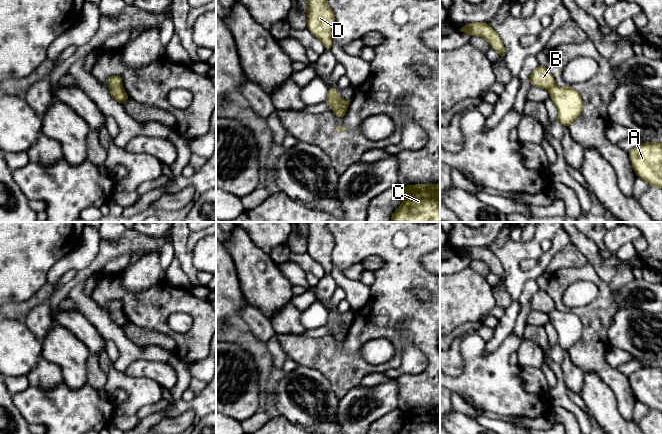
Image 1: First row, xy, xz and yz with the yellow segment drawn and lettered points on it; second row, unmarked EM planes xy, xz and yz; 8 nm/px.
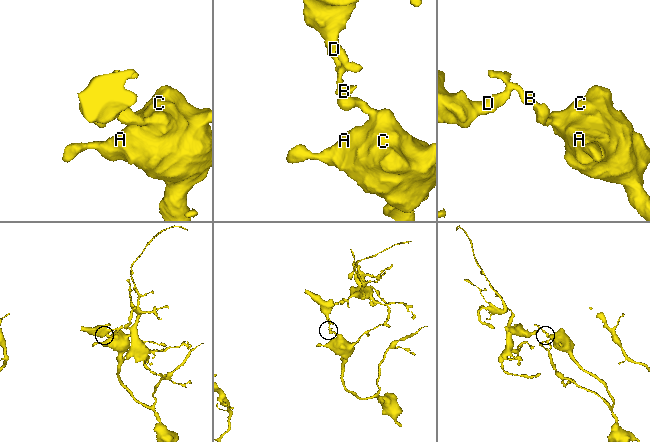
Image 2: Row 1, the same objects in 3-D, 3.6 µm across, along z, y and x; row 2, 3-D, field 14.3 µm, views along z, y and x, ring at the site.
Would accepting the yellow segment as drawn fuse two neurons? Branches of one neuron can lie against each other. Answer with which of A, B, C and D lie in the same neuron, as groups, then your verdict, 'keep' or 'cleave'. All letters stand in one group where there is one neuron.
A C / B D; cleave

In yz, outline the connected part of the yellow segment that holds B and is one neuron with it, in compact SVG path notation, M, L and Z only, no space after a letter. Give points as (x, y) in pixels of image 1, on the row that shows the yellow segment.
M539 65L530 77L530 84L549 90L555 85L555 80L546 66Z

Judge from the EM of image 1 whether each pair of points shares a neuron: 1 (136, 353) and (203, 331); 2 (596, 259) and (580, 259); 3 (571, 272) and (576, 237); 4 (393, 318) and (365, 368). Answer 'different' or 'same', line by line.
1: different
2: different
3: different
4: same

